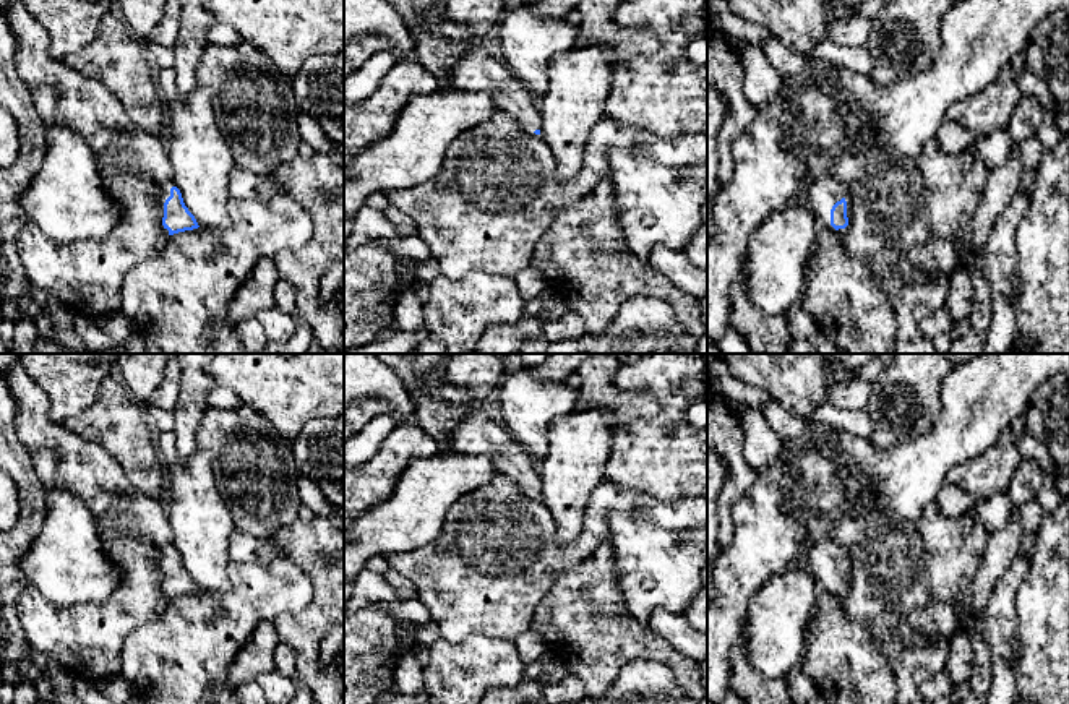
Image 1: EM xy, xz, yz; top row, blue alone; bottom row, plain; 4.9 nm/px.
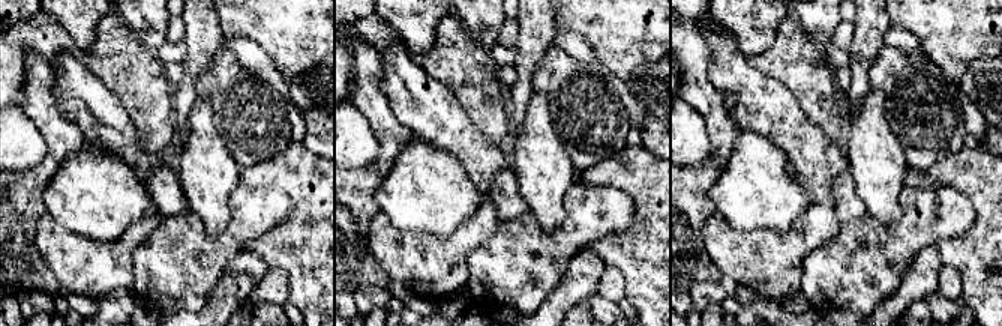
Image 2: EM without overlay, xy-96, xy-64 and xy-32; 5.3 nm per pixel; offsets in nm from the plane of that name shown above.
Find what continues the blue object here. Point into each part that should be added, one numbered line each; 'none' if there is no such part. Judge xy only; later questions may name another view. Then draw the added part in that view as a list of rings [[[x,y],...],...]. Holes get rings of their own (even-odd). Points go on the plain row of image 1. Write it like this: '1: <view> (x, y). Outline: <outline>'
1: xy (164, 557). Outline: [[[174,543],[162,548],[162,553],[159,556],[159,566],[161,566],[162,573],[164,573],[165,563],[170,560],[170,552],[172,550],[177,550]]]

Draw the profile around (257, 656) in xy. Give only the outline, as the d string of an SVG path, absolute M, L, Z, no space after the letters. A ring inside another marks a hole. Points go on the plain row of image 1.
M263 620L230 665L225 688L238 689L243 683L256 681L261 673L273 672L279 642L273 620Z

